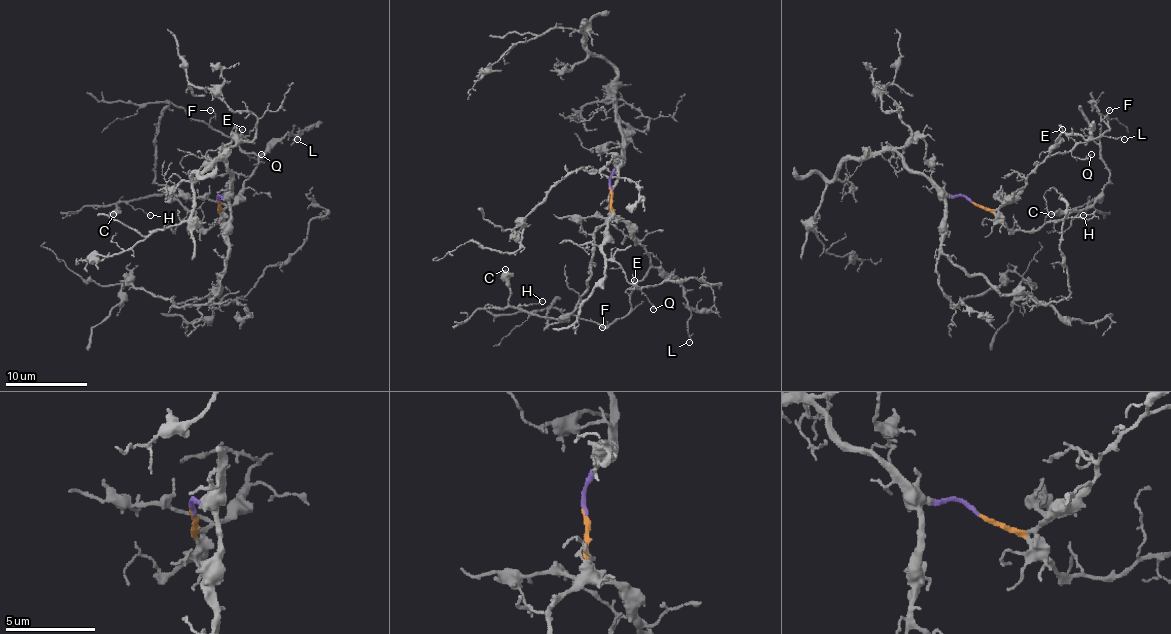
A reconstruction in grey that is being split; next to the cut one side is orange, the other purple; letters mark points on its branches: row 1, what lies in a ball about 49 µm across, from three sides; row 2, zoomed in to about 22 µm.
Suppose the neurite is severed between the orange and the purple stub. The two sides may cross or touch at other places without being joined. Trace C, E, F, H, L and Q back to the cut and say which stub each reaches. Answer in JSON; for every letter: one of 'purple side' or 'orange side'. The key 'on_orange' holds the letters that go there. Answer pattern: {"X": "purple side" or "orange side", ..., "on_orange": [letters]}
{"C": "orange side", "E": "orange side", "F": "orange side", "H": "orange side", "L": "orange side", "Q": "orange side", "on_orange": ["C", "E", "F", "H", "L", "Q"]}

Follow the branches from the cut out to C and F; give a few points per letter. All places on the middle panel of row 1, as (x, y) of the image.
C: (610, 190), (612, 215), (594, 235), (587, 289), (569, 313), (542, 318), (515, 309), (509, 303), (505, 268)
F: (610, 190), (612, 210), (647, 254), (649, 268), (631, 295), (631, 309), (602, 328)

